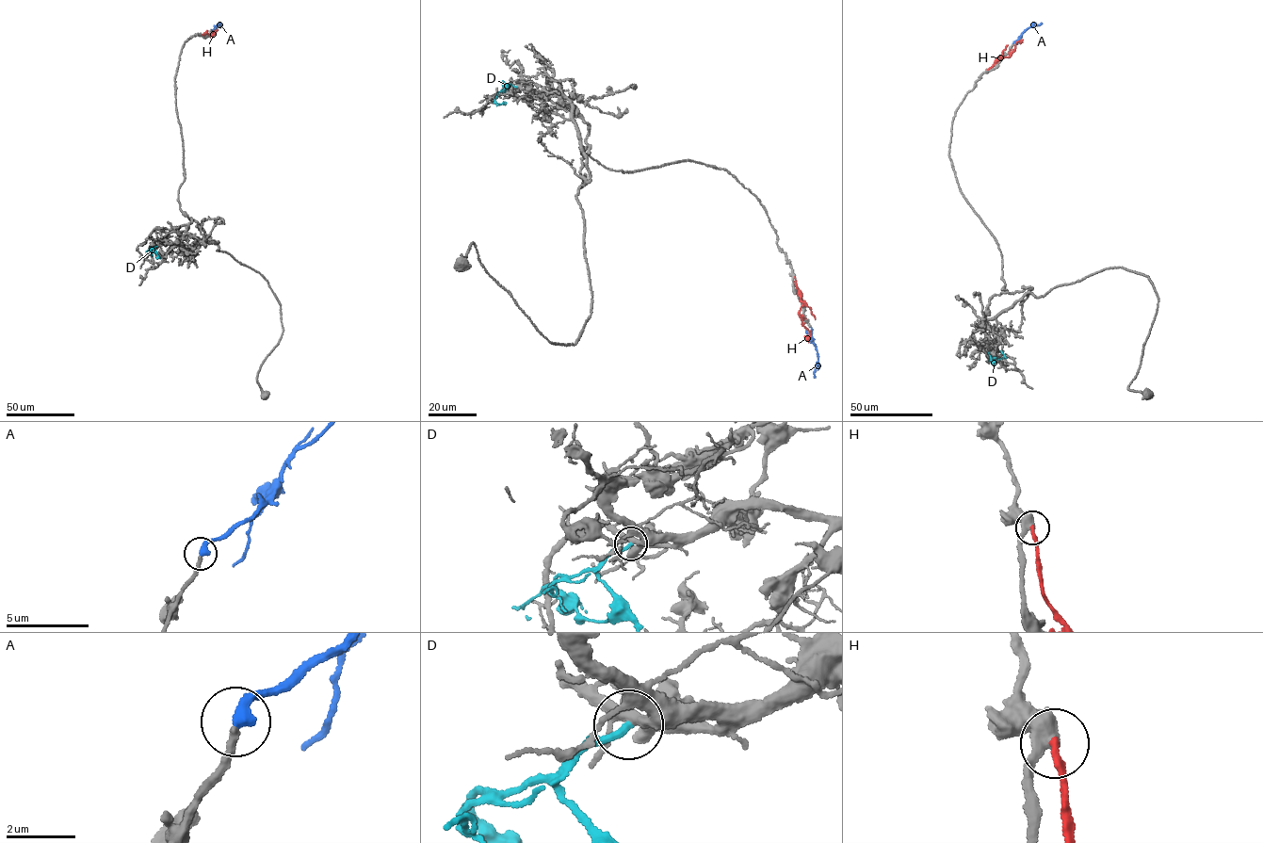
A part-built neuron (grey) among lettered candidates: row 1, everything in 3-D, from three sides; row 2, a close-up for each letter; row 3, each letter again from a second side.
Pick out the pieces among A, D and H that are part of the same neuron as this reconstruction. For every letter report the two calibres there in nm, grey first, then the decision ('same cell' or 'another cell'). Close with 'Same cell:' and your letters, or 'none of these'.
A: 220 nm thick on the grey side, 360 nm on the other; same cell
D: 260 nm thick on the grey side, 200 nm on the other; another cell
H: 440 nm thick on the grey side, 240 nm on the other; another cell
Same cell: A

